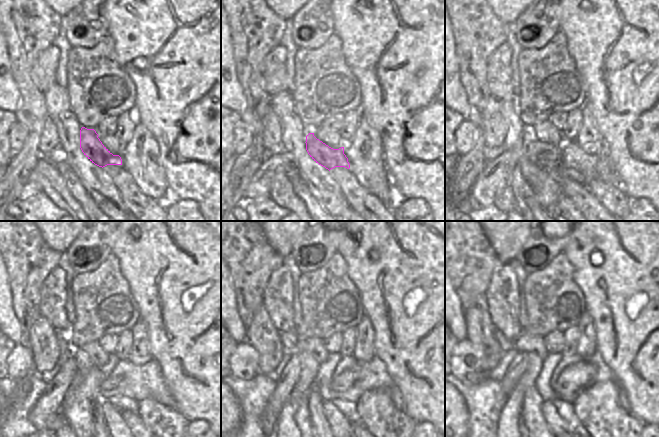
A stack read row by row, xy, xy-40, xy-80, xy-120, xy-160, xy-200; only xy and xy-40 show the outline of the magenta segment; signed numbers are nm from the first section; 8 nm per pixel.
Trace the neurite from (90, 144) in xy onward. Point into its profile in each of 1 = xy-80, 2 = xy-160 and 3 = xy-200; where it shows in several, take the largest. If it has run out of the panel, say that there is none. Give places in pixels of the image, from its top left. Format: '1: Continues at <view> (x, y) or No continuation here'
1: Continues at xy-80 (551, 159)
2: Continues at xy-160 (345, 380)
3: Continues at xy-200 (574, 378)

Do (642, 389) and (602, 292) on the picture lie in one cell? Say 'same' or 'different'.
same

